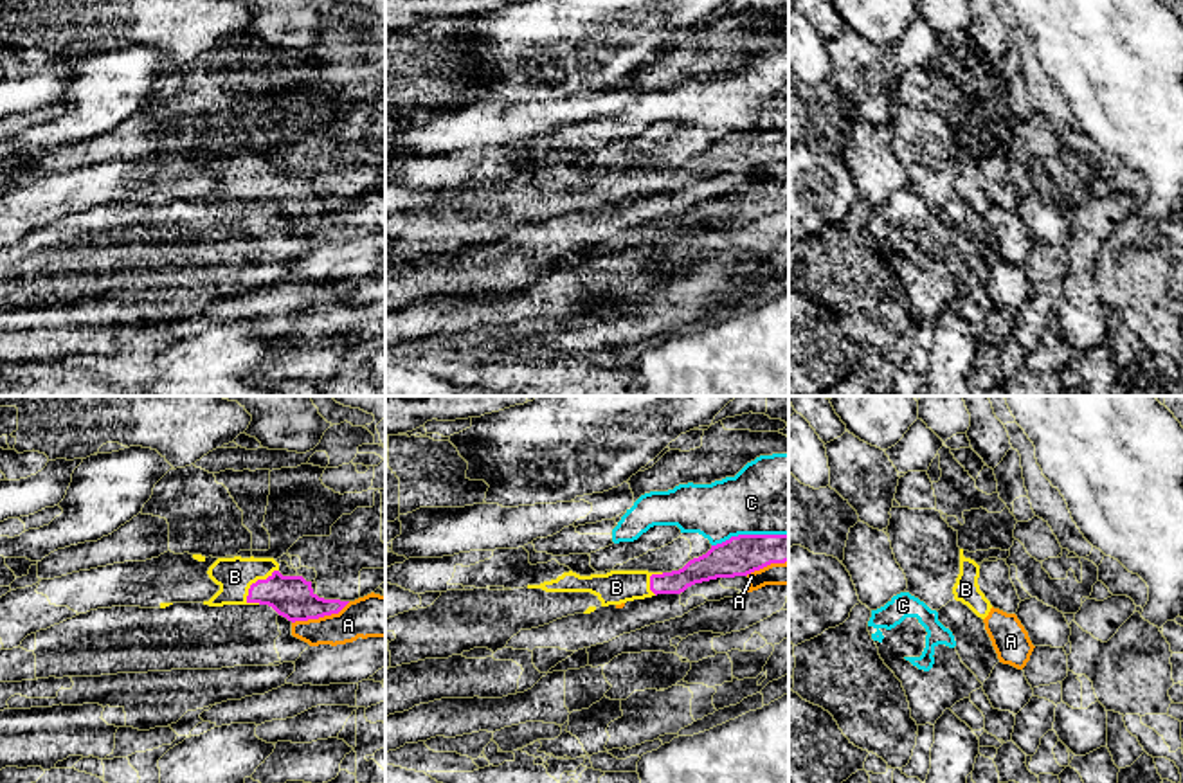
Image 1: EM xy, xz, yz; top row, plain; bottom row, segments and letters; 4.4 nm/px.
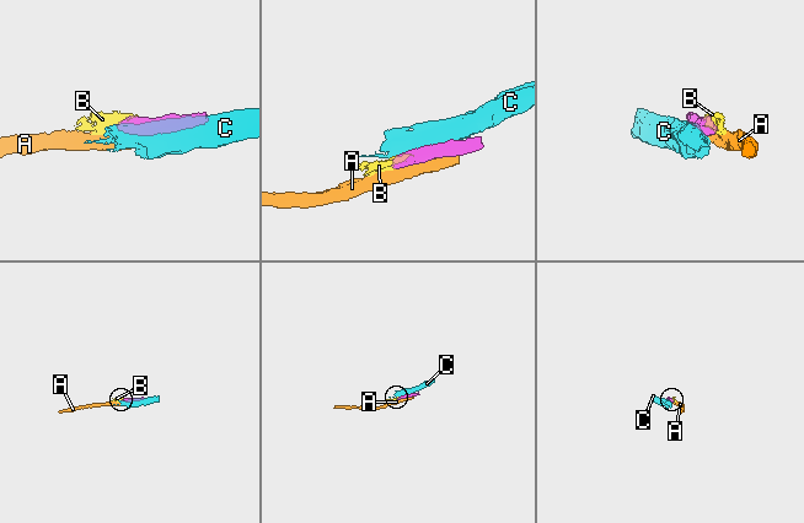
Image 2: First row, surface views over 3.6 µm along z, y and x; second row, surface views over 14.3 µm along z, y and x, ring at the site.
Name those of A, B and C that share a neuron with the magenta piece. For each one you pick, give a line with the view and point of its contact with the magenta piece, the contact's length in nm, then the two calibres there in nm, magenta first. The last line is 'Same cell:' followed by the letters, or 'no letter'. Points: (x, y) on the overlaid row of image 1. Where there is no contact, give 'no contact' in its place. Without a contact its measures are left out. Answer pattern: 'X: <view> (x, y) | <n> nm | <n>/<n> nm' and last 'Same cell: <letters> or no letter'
B: xy (256, 582) | 220 nm | 190/160 nm
Same cell: B

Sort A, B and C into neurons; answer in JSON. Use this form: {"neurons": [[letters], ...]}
{"neurons": [["A"], ["B"], ["C"]]}

